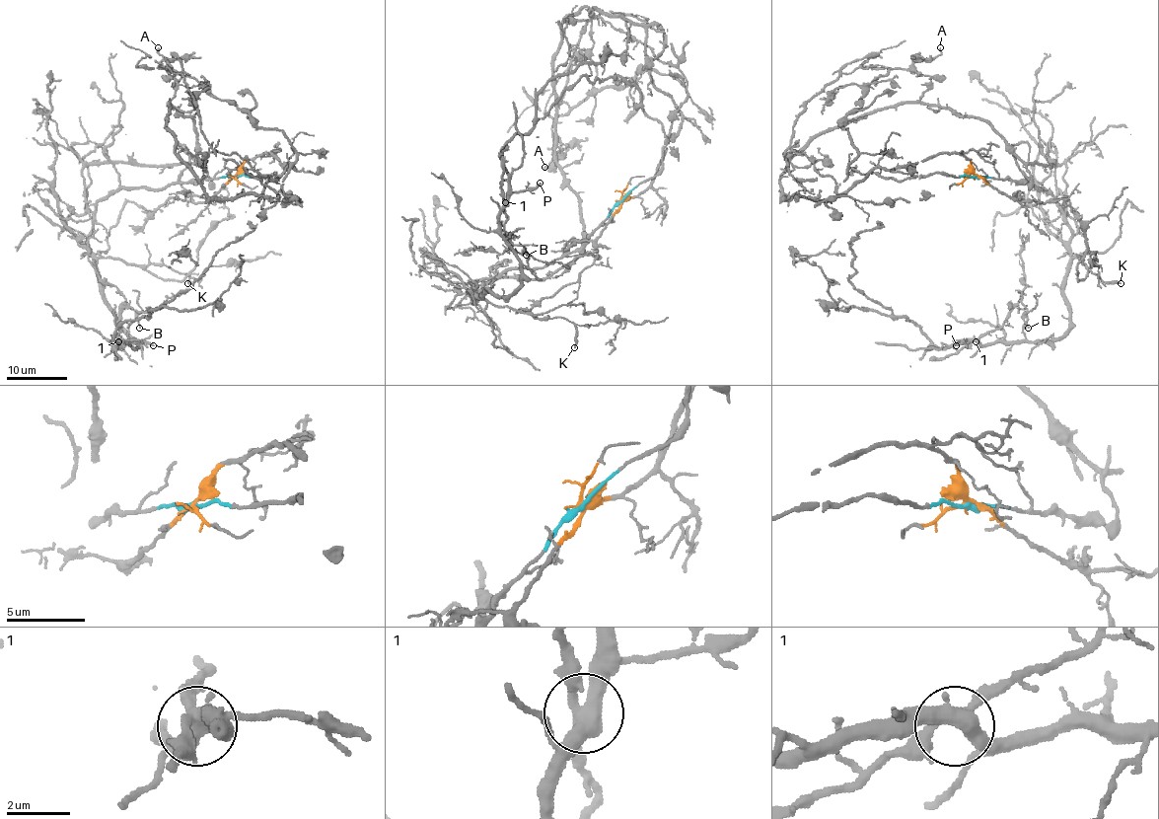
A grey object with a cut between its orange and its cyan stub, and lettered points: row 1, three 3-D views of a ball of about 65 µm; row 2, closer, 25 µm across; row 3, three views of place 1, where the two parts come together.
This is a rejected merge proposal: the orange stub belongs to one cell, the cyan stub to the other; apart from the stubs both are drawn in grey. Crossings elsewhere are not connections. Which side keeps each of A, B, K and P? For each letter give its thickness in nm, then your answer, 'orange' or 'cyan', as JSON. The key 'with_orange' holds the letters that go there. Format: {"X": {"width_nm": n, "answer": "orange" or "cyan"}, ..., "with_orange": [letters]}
{"A": {"width_nm": 200, "answer": "orange"}, "B": {"width_nm": 120, "answer": "cyan"}, "K": {"width_nm": 240, "answer": "cyan"}, "P": {"width_nm": 240, "answer": "cyan"}, "with_orange": ["A"]}

